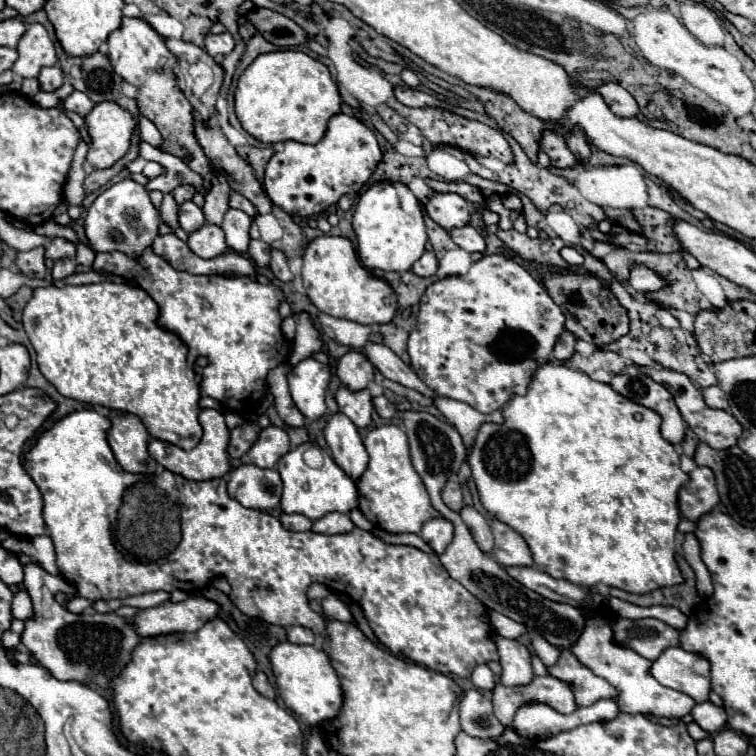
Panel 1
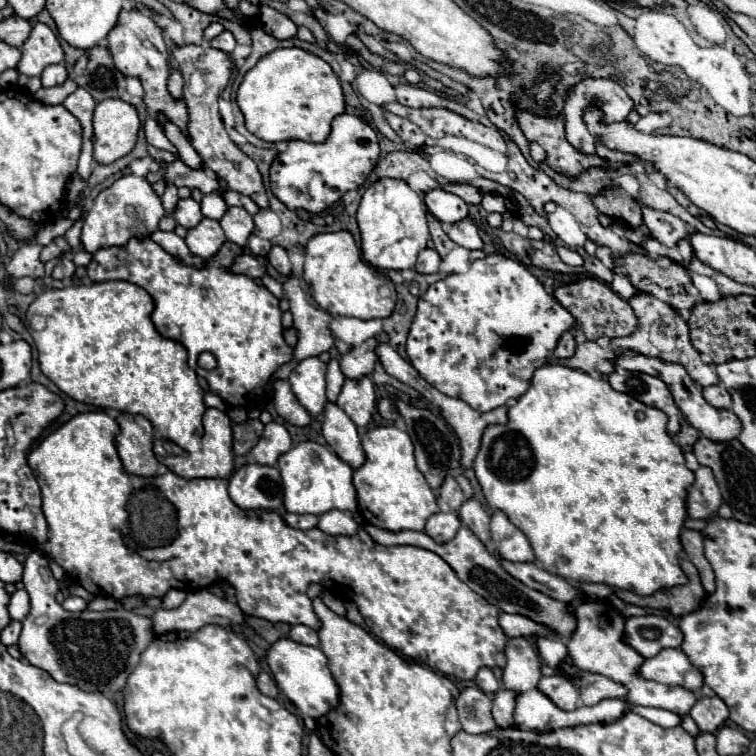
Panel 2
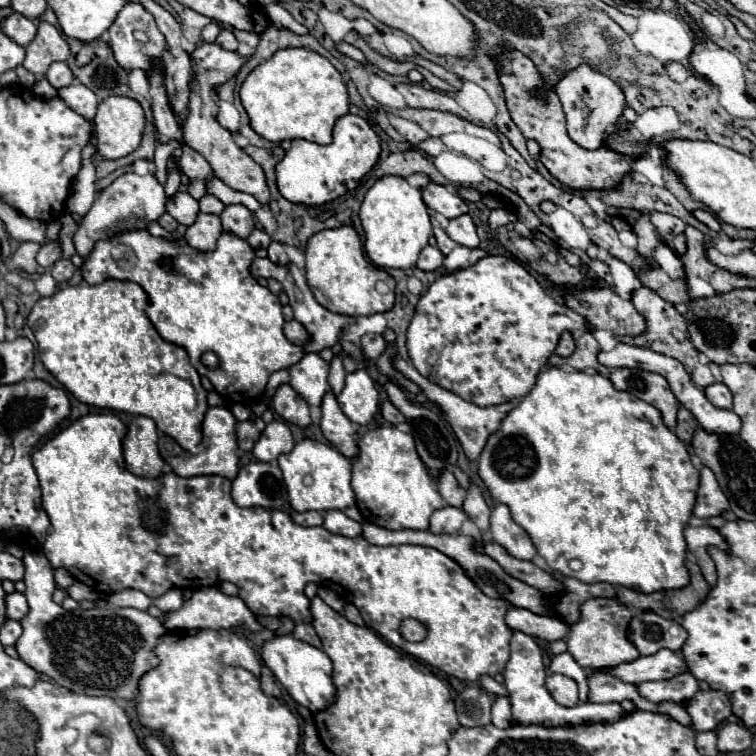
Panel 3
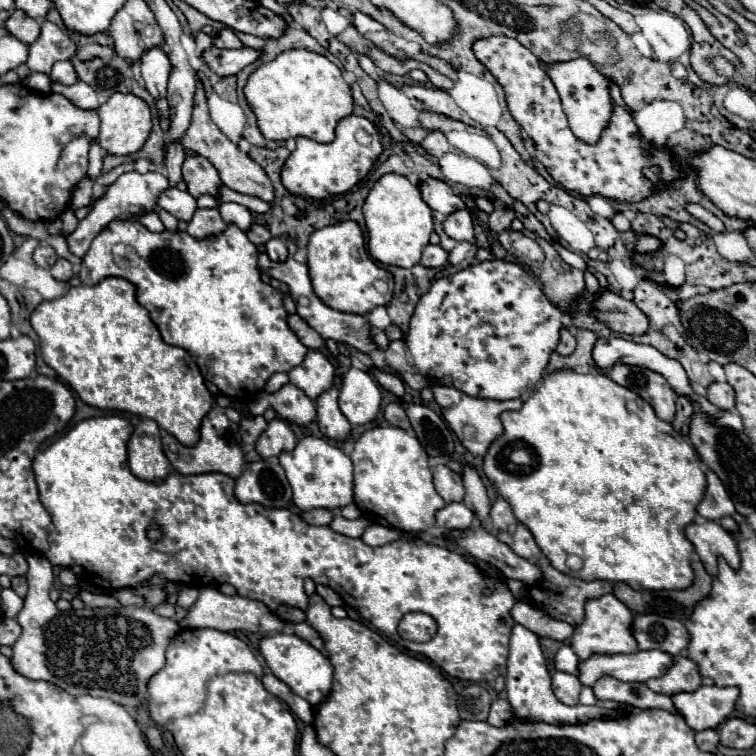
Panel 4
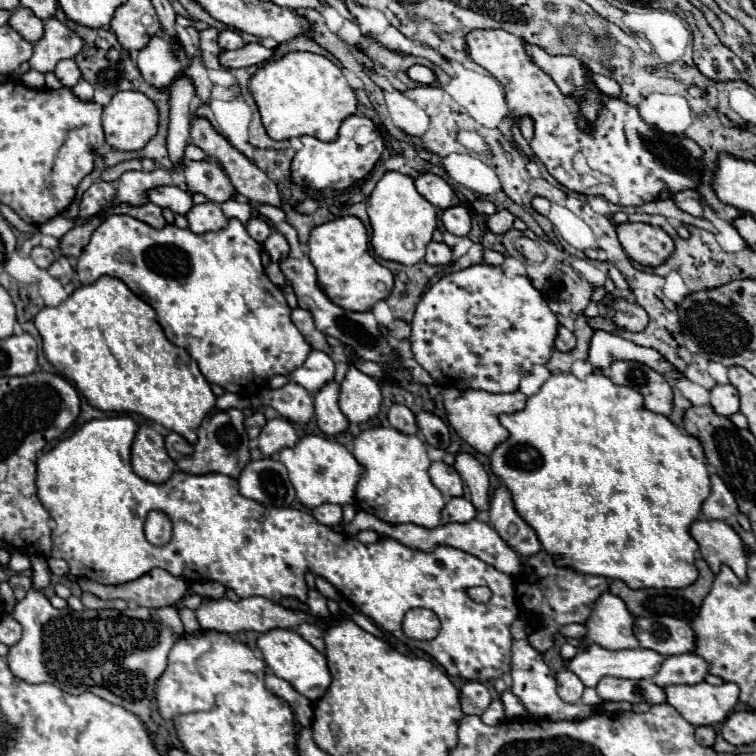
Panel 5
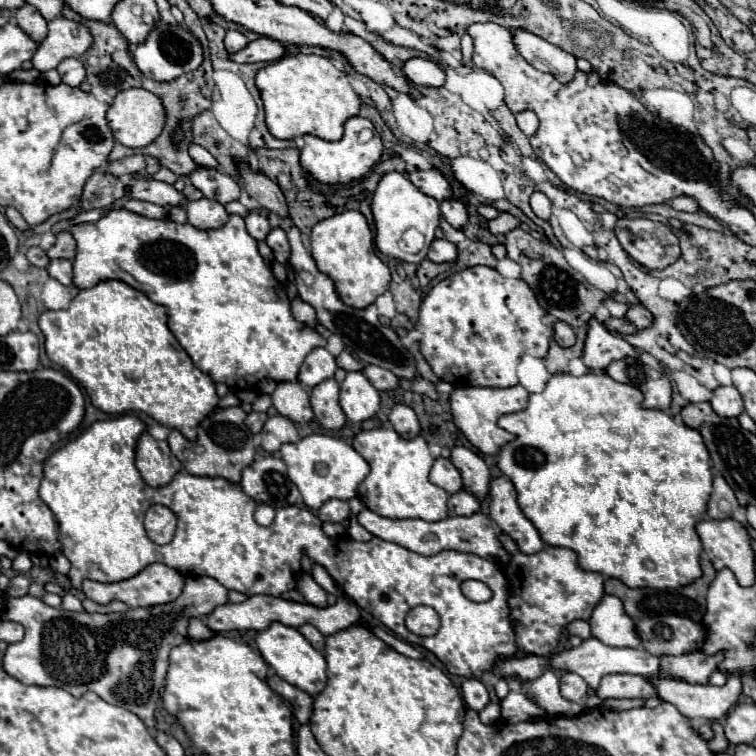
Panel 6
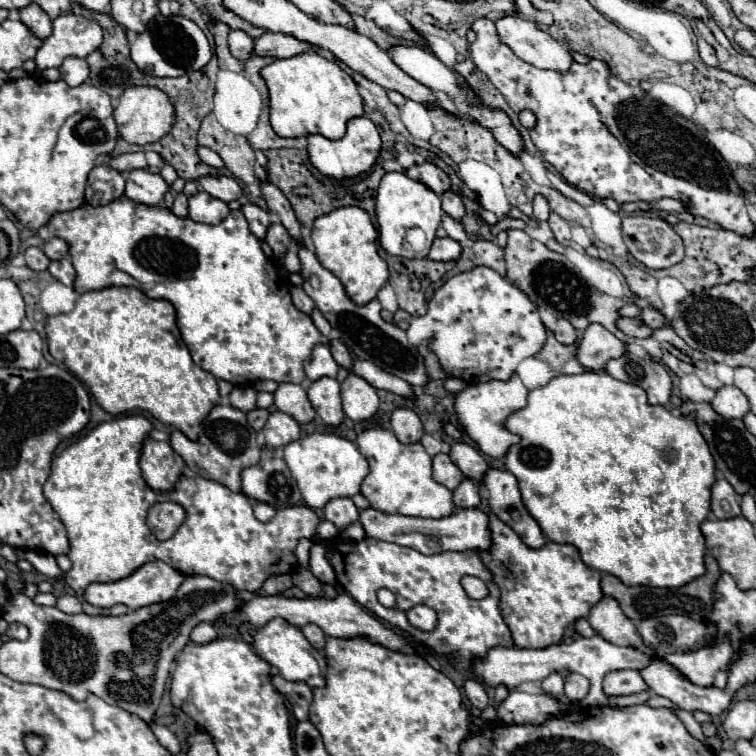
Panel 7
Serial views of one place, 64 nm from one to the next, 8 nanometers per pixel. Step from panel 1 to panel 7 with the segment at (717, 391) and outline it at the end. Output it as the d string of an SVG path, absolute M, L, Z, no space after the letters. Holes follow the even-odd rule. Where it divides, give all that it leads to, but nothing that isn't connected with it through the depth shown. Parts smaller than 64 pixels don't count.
M722 386L712 400L712 408L724 418L744 418L744 414L750 410L750 404L740 388Z

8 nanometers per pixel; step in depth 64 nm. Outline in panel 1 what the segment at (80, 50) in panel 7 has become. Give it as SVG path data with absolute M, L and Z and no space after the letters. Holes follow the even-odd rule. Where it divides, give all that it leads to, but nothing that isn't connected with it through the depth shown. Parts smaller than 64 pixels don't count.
M30 24L16 50L18 60L14 62L12 72L16 72L18 76L36 78L44 66L58 64L56 46L42 24Z

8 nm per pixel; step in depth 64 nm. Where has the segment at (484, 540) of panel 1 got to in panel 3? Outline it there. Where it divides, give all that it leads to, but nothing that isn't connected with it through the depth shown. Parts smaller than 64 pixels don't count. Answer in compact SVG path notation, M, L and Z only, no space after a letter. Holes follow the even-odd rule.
M470 482L468 496L466 496L462 508L464 508L464 512L470 516L470 520L478 524L480 530L486 530L486 528L488 528L488 522L490 522L490 508L488 508L484 496L482 496L482 490L480 490L474 482Z

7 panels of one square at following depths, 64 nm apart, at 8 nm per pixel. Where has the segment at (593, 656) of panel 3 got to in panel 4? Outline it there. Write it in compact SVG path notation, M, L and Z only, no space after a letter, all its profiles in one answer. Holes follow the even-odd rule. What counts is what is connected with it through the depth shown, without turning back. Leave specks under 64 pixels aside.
M606 594L594 600L586 602L586 618L580 626L576 626L574 636L570 638L570 646L574 648L574 652L578 654L580 660L588 658L594 652L600 654L631 654L638 651L636 640L630 632L630 624L632 624L634 614L614 596L614 594Z

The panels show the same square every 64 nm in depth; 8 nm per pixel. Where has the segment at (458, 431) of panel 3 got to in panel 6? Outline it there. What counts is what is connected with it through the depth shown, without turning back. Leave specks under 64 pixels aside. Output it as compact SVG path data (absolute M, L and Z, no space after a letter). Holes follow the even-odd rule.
M516 384L514 388L478 388L478 386L466 386L466 388L456 388L450 394L450 406L452 406L452 418L454 424L464 432L464 436L476 446L482 454L494 456L500 452L504 444L514 440L514 434L502 430L496 422L500 416L516 412L526 408L528 402L528 392L522 384Z

